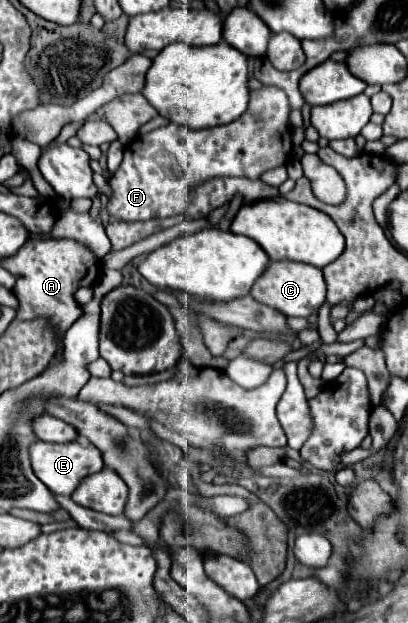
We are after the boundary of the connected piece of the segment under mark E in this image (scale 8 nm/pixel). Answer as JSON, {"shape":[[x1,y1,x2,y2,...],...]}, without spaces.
{"shape":[[36,440,34,444,30,444,30,462,32,462,34,474,54,494,62,494,62,496,72,496,72,492,78,488,82,478,86,478,94,472,100,472,104,468,102,454,98,452,98,448,94,448,94,444,80,444,80,442,52,444,52,442]]}

